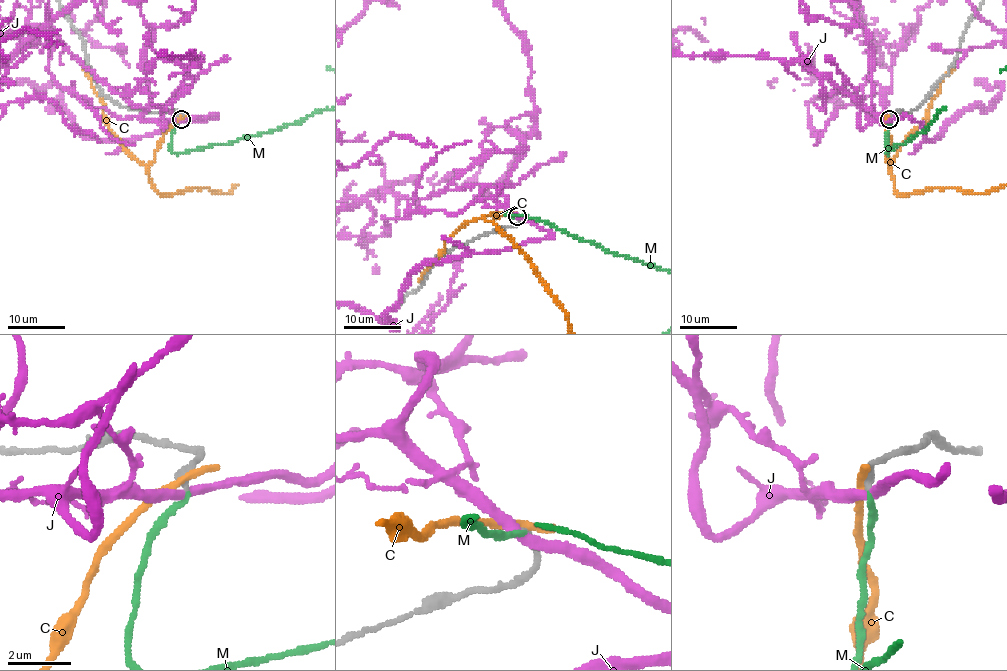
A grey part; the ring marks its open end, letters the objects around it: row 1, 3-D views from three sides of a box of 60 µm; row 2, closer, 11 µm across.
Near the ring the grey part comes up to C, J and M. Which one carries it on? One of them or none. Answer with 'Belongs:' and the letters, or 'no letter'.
Belongs: M

